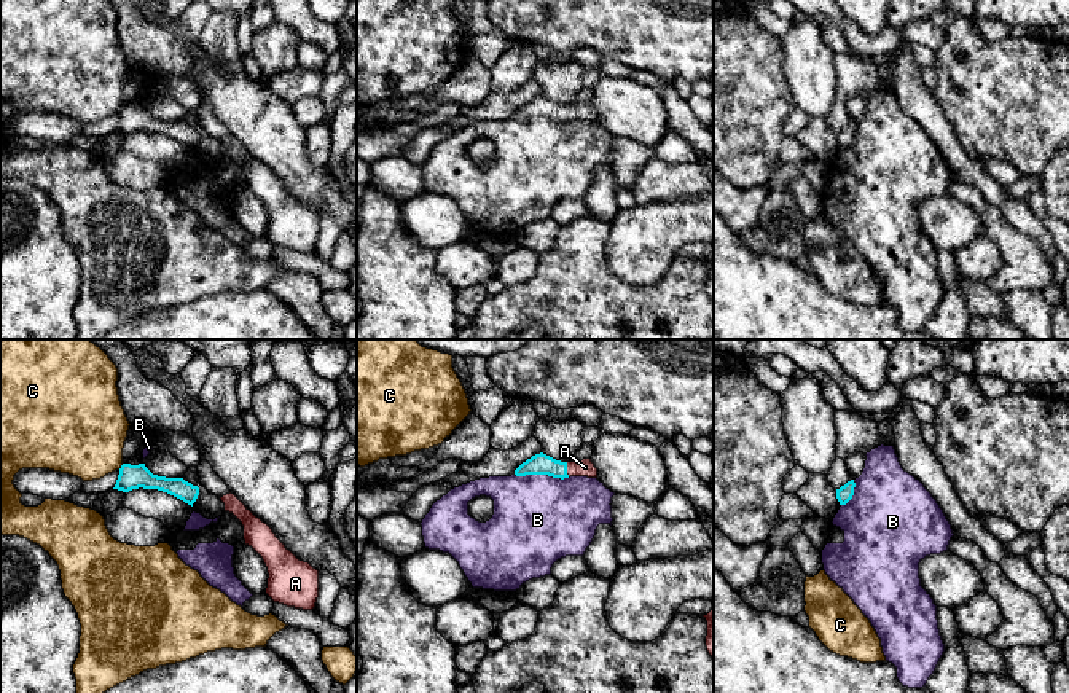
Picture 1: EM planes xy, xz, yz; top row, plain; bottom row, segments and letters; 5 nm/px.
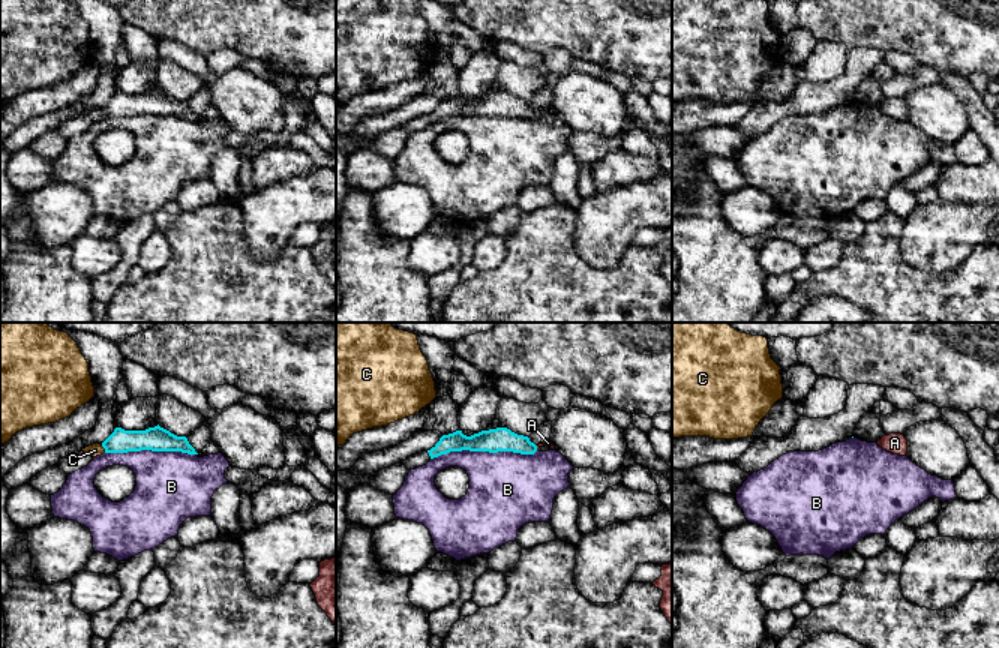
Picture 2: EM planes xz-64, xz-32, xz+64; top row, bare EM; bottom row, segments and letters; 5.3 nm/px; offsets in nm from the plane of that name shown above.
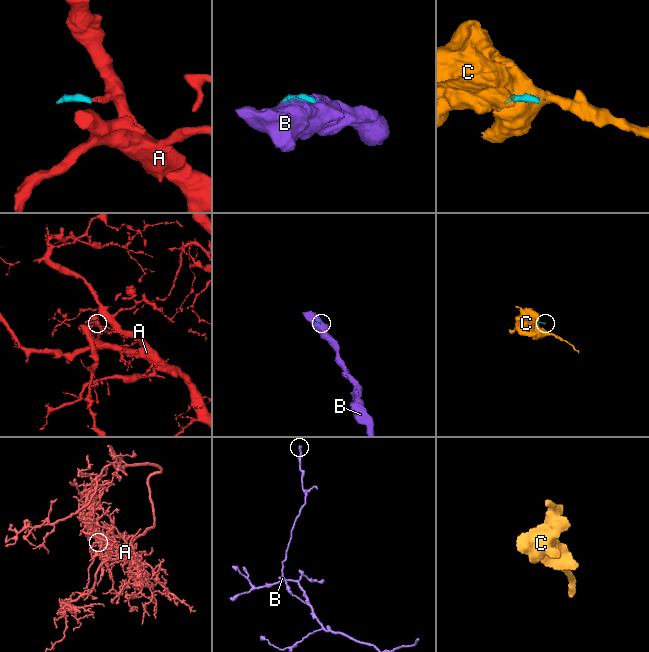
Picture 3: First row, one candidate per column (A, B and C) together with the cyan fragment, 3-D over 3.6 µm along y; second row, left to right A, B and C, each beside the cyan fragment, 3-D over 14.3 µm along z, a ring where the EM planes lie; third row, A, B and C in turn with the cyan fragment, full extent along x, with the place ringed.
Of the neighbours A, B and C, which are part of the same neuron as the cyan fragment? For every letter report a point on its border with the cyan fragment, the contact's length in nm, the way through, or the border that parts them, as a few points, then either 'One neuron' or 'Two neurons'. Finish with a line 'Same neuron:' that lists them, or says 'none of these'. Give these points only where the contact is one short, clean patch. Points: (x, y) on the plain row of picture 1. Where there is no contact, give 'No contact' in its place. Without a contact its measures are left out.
A: Touches cyan at xz (566, 113). Shared border 80 nm. Path across: xz (540, 107), (566, 113), (585, 110). One neuron
B: Touches cyan at xz (542, 117). Shared border 280 nm. Two neurons
C: Touches cyan at xy (121, 110). Shared border 40 nm. Boundary: xy (123, 107), (118, 112). Two neurons
Same neuron: A

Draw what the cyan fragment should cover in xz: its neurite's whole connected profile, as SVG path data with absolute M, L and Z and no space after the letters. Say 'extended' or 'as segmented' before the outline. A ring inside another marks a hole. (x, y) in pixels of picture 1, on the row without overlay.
extended; M543 96L532 99L523 105L516 113L516 119L526 118L548 118L553 121L570 121L570 119L588 119L597 121L597 112L591 102L583 102L578 105L561 105Z

